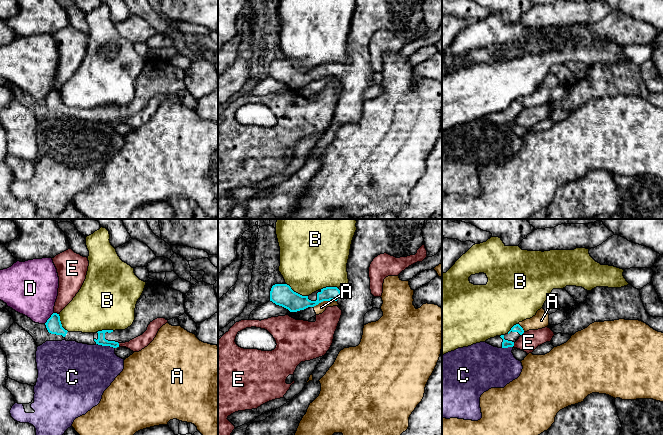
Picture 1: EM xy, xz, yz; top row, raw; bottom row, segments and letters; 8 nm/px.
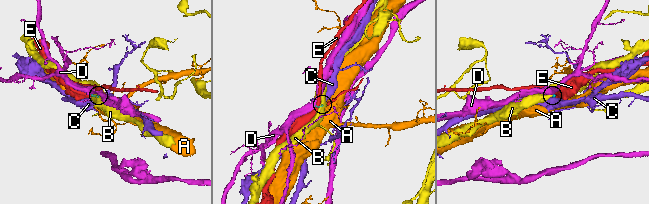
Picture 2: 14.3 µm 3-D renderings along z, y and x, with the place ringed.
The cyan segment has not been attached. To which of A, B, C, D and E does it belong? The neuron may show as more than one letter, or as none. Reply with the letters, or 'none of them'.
none of them

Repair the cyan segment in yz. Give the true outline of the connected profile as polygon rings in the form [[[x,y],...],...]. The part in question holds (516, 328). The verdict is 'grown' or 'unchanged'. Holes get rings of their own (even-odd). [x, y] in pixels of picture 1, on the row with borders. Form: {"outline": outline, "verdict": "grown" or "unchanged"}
{"outline": [[[516,324],[511,328],[511,330],[507,334],[490,338],[485,342],[498,348],[513,347],[514,343],[519,339],[519,337],[523,333],[523,328],[519,324]]], "verdict": "grown"}

